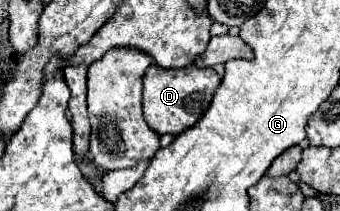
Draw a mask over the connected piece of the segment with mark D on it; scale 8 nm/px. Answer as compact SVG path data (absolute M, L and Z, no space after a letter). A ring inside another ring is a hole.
M158 65L148 67L144 75L144 119L152 131L158 135L178 135L190 125L194 125L208 109L212 95L220 83L220 77L214 69L200 69L196 65L188 65L182 69L162 69Z

